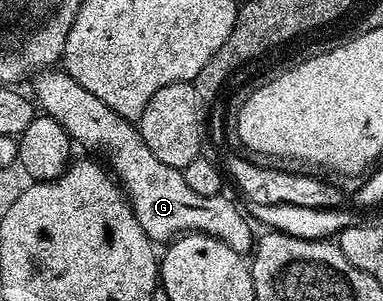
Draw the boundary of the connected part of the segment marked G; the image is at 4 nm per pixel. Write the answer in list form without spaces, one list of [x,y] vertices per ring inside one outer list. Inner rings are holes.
[[[53,67],[35,74],[31,78],[31,85],[35,104],[47,116],[53,117],[75,144],[77,141],[101,153],[96,155],[114,170],[114,176],[128,196],[138,223],[142,223],[142,231],[146,231],[153,243],[168,243],[186,233],[205,233],[226,243],[226,247],[241,255],[251,254],[254,232],[243,211],[234,202],[227,201],[227,196],[197,195],[186,183],[181,170],[162,163],[162,159],[158,159],[158,155],[146,147],[139,128],[133,122],[110,111],[110,107],[106,107],[106,103],[102,103],[102,99],[97,99],[91,91],[86,91],[78,79],[65,73],[63,68]]]

